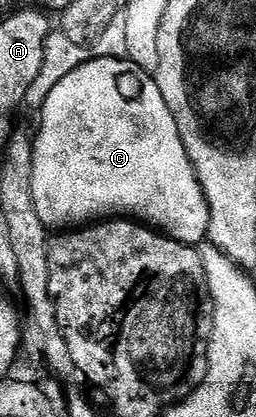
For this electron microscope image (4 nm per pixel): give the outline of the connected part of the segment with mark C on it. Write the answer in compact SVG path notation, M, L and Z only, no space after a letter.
M122 57L109 59L91 58L87 63L72 70L62 81L48 93L48 101L40 112L42 128L34 139L34 172L32 173L32 201L36 205L36 213L40 213L40 221L48 229L78 229L83 225L93 225L99 221L110 221L115 217L137 221L169 239L175 239L181 243L198 245L209 236L210 233L210 206L204 197L204 189L194 172L192 161L184 149L184 141L180 141L180 133L176 129L176 121L164 101L164 97L158 88L158 82L153 74L143 71L141 67Z

